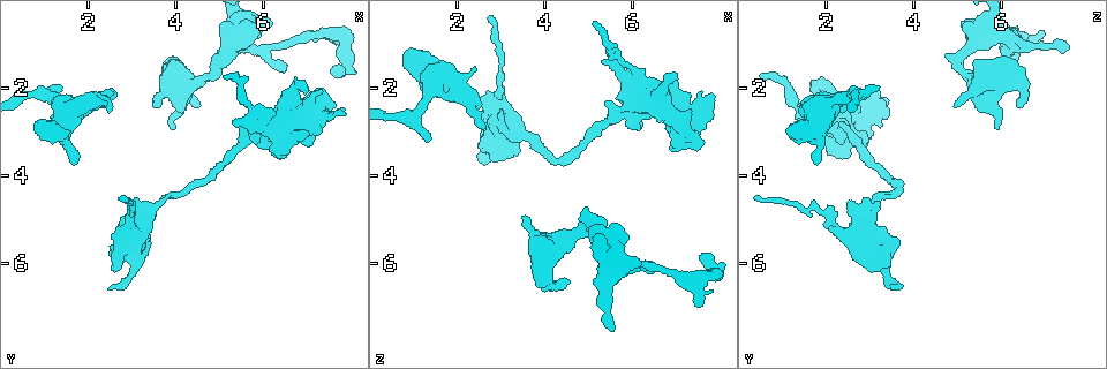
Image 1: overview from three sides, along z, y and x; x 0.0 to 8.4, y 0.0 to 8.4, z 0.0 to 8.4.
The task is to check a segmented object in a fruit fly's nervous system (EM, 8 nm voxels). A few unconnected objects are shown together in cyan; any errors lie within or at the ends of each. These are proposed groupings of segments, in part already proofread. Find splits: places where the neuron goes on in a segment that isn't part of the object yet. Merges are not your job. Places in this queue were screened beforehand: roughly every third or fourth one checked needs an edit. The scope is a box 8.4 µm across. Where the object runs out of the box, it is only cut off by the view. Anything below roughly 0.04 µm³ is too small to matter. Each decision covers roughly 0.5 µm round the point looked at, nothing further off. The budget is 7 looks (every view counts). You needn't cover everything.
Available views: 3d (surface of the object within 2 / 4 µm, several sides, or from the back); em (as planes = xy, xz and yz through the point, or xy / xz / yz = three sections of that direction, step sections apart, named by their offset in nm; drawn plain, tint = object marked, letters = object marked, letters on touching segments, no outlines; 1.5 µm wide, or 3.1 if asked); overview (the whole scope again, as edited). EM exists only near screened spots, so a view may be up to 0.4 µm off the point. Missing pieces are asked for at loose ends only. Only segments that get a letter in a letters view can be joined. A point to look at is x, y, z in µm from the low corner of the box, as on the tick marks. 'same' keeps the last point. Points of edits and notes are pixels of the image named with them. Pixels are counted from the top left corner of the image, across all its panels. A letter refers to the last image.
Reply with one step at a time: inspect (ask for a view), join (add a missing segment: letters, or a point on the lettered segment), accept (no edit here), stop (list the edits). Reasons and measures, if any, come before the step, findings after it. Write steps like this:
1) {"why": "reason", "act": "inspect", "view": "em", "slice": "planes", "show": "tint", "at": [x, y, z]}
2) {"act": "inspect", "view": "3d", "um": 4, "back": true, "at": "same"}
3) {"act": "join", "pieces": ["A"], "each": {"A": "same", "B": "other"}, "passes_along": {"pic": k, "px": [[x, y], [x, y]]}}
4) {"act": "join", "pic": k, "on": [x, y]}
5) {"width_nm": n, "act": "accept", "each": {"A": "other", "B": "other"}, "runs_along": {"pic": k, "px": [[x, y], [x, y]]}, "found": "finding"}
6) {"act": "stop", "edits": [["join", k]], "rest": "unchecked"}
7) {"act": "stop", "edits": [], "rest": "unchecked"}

{"why": "branch stops here", "act": "inspect", "view": "3d", "um": 2, "at": [5.15, 1.85, 0.55]}

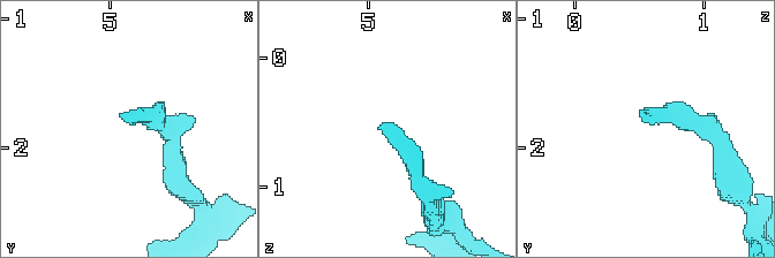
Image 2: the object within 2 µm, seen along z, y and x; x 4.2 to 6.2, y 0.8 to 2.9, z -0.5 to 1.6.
{"why": "now the EM", "act": "inspect", "view": "em", "slice": "xz", "step": 8, "show": "letters", "at": [5.12, 1.78, 0.56]}

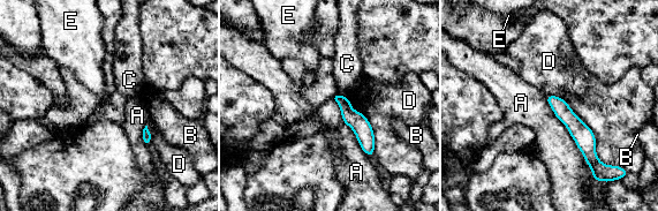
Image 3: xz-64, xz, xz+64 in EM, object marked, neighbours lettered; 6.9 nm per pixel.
{"act": "accept", "each": {"A": "other", "B": "other", "C": "other", "D": "other", "E": "other"}, "border": {"pic": 3, "px": [[545, 96], [592, 172]]}, "found": "no lettered segment goes on from it"}

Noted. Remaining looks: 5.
{"why": "free end", "act": "inspect", "view": "em", "slice": "planes", "show": "letters", "at": [2.65, 2.15, 2.90]}

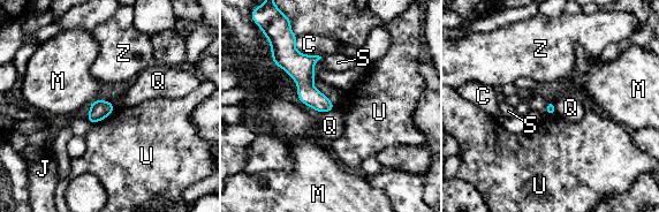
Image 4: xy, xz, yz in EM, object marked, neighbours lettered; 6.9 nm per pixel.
{"act": "accept", "each": {"C": "other", "J": "other", "M": "other", "Q": "other", "S": "other", "U": "other", "Z": "other"}, "border": {"pic": 4, "px": [[334, 107], [323, 113]]}, "found": "none of them fits"}

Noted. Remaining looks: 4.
{"act": "inspect", "view": "em", "slice": "xz", "step": 8, "show": "letters", "at": [1.65, 3.70, 1.90]}

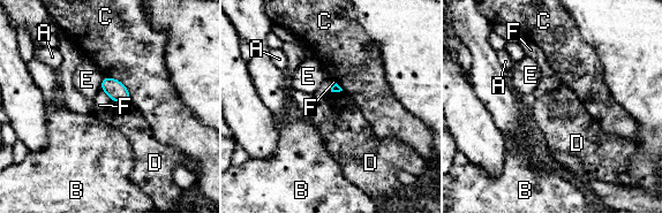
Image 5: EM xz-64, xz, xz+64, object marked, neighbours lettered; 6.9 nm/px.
{"why": "another direction", "act": "inspect", "view": "em", "slice": "planes", "show": "letters", "at": "same"}

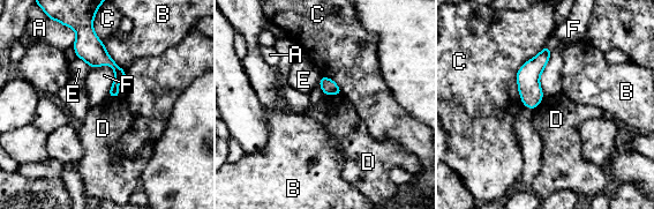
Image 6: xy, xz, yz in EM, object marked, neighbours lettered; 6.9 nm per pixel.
{"longest_contact_nm": ["C", 460], "act": "accept", "each": {"A": "other", "B": "other", "C": "other", "D": "other", "E": "other", "F": "other"}, "border": {"pic": 6, "px": [[341, 92], [324, 95]]}, "found": "none of them fits"}

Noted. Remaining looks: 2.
{"act": "stop", "edits": [], "rest": "unchecked"}

